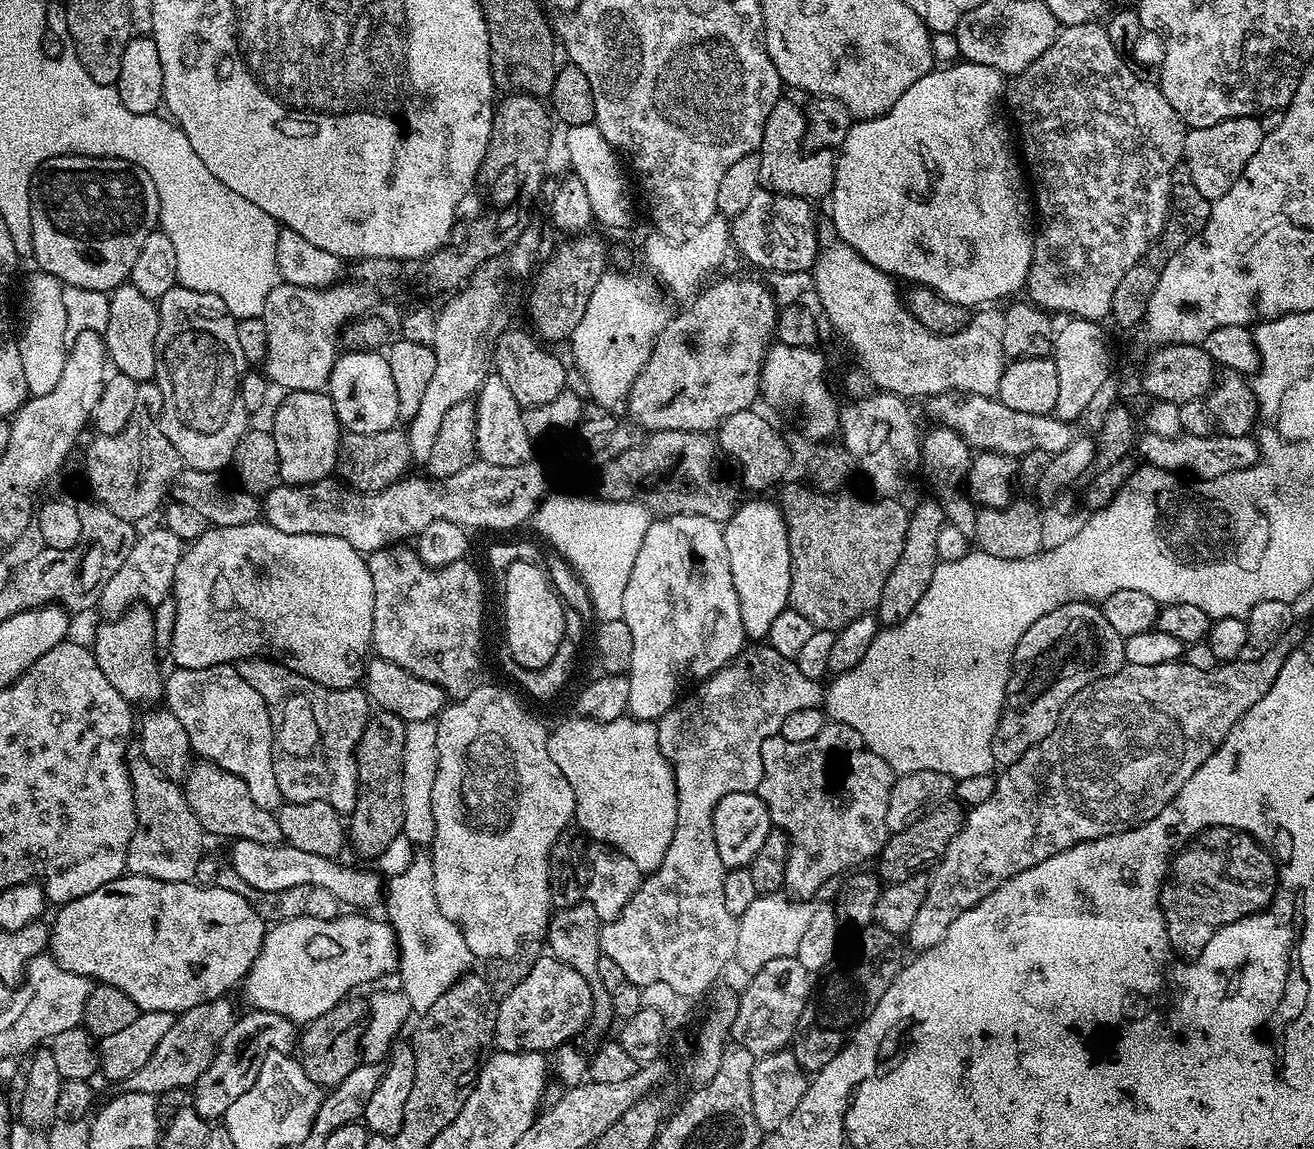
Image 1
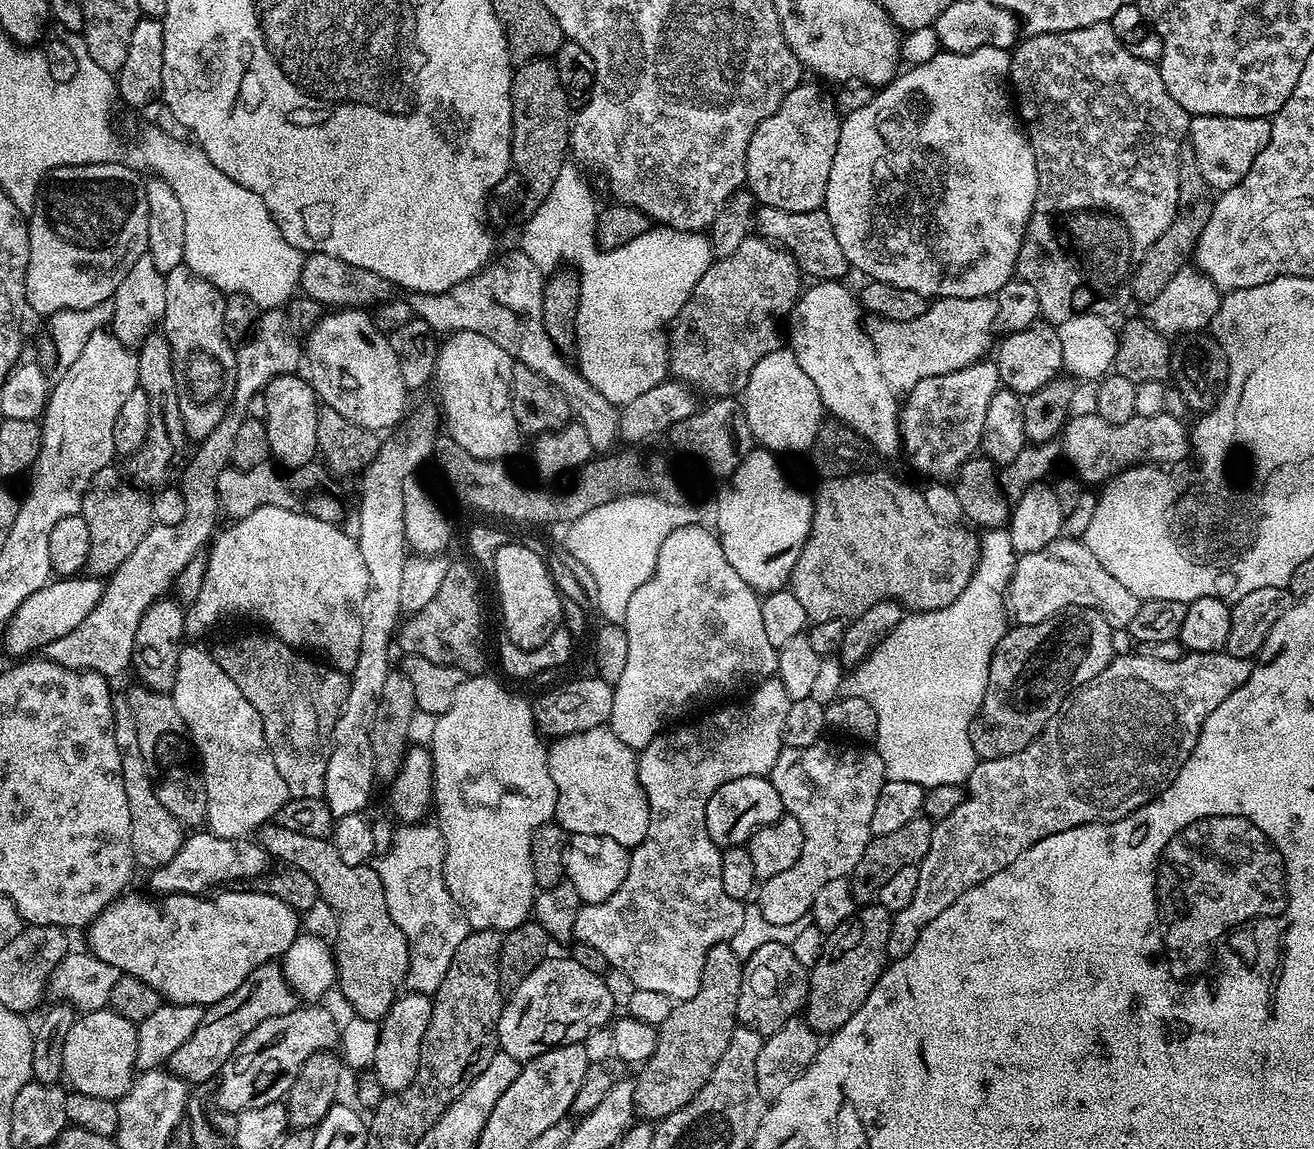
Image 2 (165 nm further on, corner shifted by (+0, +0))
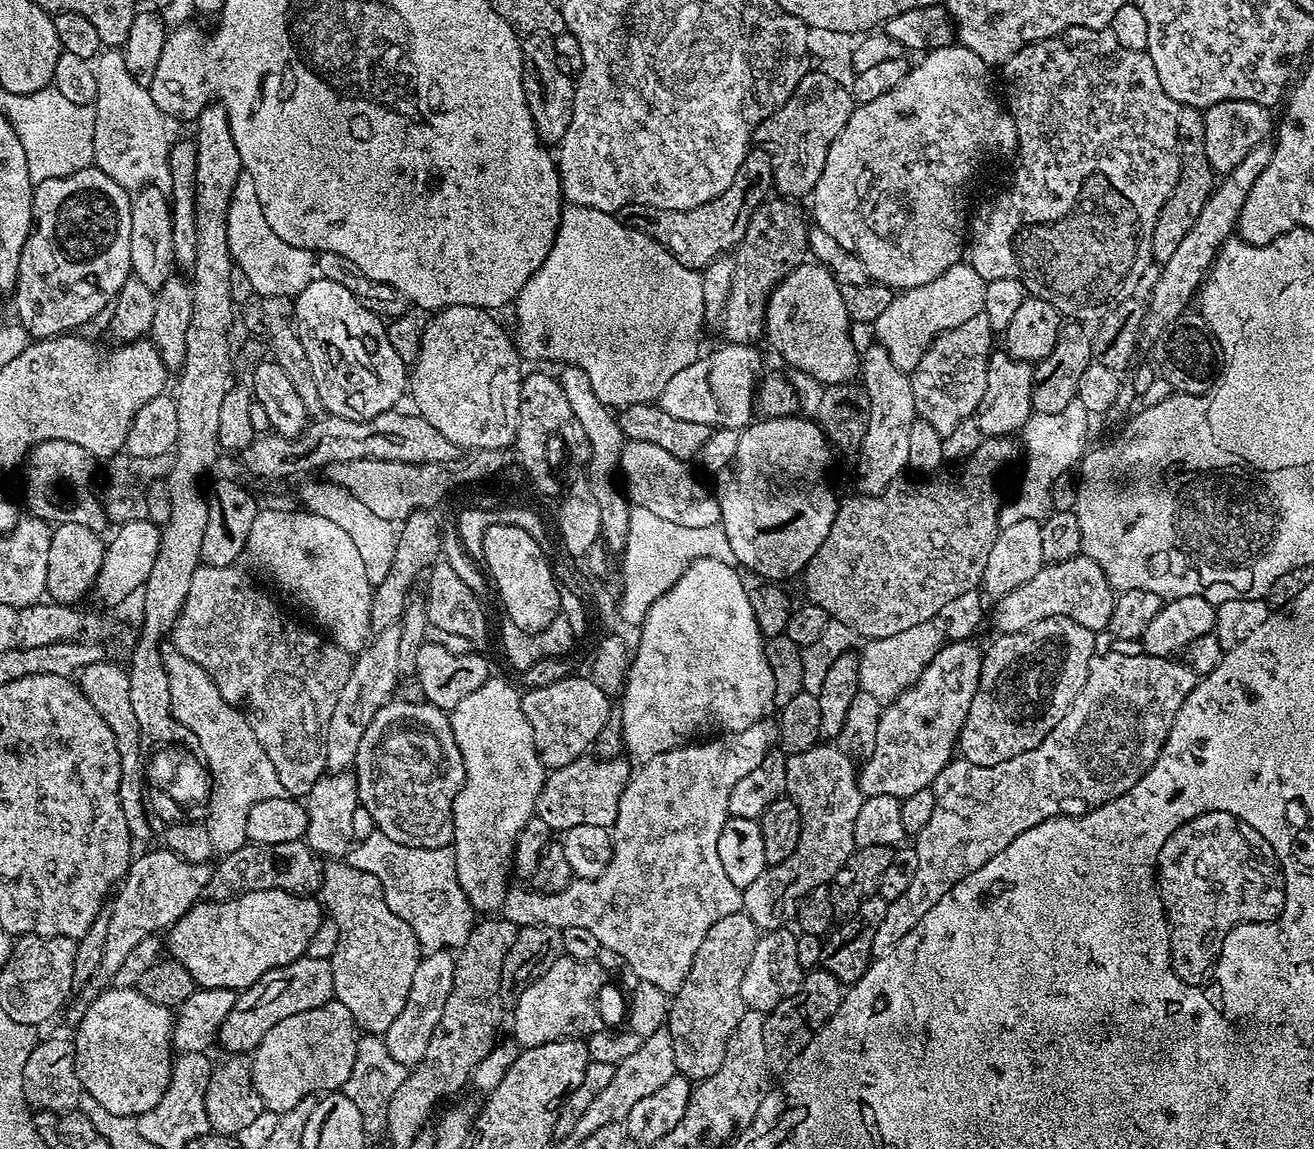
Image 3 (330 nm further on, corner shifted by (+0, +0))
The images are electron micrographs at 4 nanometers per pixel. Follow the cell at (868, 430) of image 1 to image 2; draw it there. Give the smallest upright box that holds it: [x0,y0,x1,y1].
[790,280,898,448]

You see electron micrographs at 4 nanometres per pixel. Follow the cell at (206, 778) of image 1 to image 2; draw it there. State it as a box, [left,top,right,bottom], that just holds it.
[258,822,408,1022]

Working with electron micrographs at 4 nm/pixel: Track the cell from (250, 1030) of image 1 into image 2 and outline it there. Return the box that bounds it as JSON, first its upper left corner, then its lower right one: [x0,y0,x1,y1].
[214,1006,338,1114]

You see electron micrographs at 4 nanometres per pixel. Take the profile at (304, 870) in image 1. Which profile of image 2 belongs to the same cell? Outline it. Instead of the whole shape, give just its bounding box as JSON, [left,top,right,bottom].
[150,830,270,895]

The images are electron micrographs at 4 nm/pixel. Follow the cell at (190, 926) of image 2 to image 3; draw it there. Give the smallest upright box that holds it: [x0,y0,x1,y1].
[166,890,321,990]

